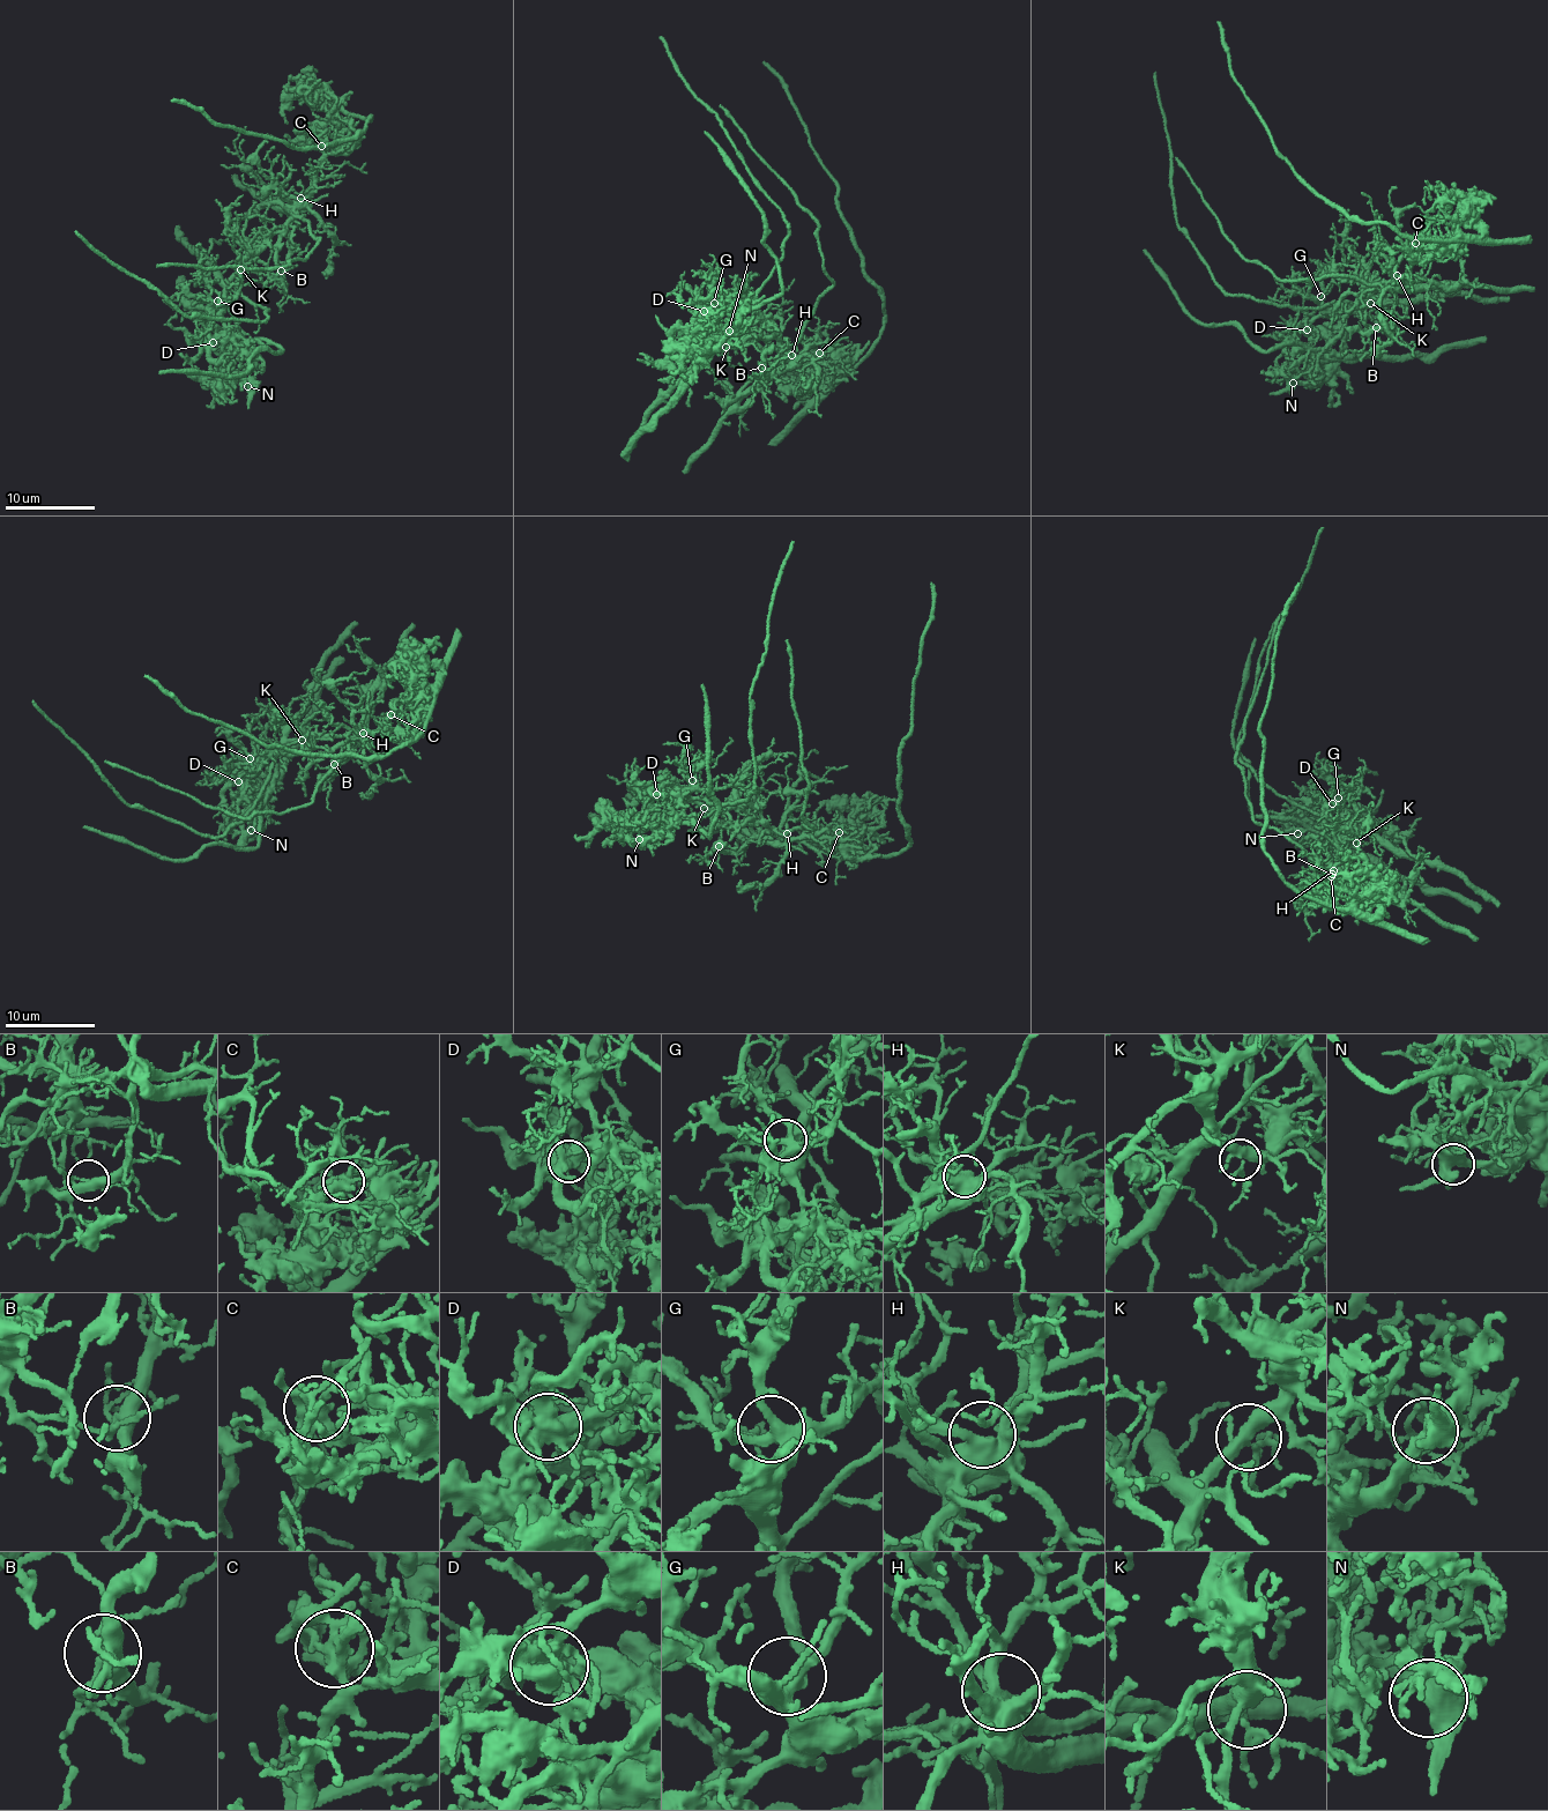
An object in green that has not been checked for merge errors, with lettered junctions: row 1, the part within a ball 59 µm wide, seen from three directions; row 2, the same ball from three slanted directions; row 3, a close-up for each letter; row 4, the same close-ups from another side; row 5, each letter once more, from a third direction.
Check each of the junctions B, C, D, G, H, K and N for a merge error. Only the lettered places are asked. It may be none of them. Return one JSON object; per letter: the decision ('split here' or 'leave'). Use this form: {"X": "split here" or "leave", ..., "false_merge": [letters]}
{"B": "split here", "C": "split here", "D": "split here", "G": "leave", "H": "leave", "K": "leave", "N": "leave", "false_merge": ["B", "C", "D"]}

